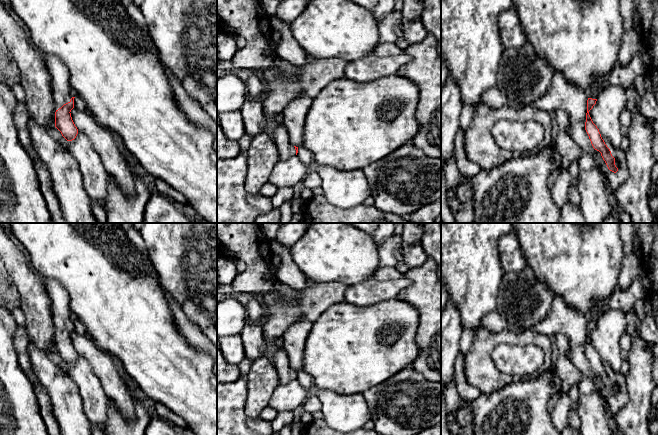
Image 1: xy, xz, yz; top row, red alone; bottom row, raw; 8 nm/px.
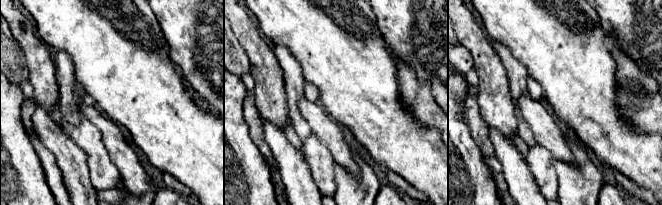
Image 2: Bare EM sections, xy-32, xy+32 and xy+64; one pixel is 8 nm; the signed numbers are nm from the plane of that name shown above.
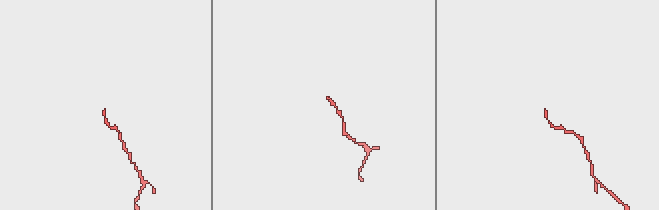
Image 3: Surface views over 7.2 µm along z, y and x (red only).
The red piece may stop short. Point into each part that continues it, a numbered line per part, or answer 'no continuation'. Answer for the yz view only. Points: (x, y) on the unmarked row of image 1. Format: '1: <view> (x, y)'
1: yz (594, 315)

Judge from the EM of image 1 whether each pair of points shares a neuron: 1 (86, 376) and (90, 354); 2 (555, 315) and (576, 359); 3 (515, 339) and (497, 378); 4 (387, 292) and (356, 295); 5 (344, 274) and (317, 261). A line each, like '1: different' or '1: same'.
1: different
2: same
3: same
4: same
5: same

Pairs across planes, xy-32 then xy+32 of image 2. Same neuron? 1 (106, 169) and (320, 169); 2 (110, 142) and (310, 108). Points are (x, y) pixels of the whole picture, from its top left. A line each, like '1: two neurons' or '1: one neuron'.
1: one neuron
2: one neuron

